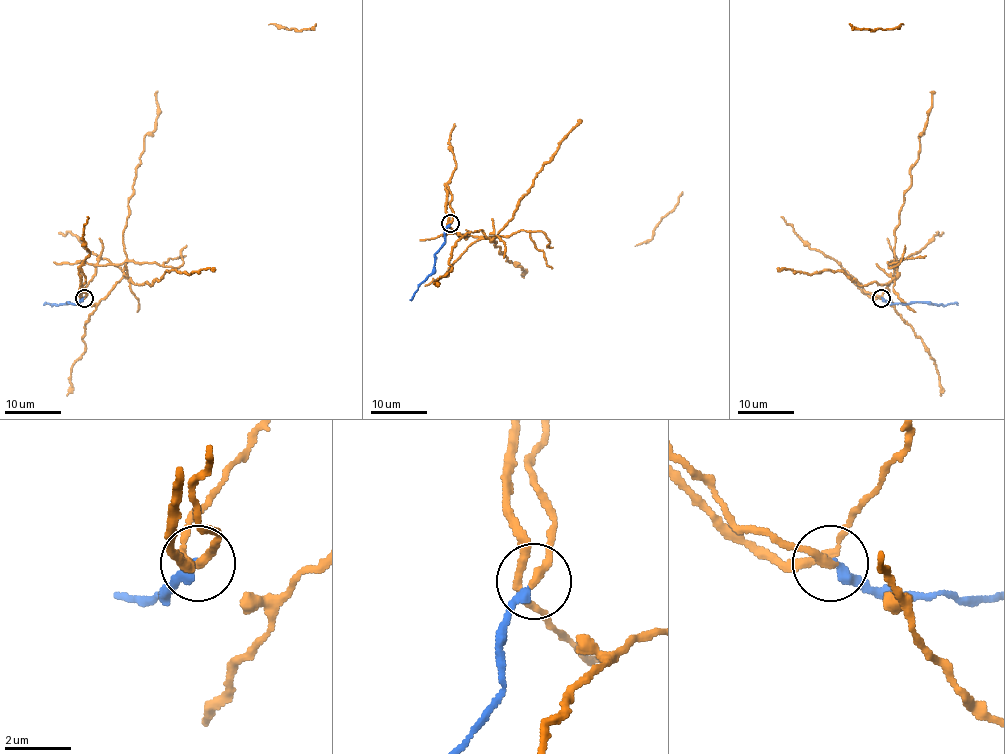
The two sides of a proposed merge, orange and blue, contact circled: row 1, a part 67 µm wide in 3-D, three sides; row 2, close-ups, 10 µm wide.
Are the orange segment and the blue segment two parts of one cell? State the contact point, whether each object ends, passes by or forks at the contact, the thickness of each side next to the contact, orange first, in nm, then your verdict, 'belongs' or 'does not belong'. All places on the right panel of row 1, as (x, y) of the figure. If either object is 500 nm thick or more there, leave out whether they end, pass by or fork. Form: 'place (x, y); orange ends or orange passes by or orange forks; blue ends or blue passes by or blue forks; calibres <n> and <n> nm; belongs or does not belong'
place (881, 298); orange forks; blue ends; calibres 180 and 300 nm; does not belong

